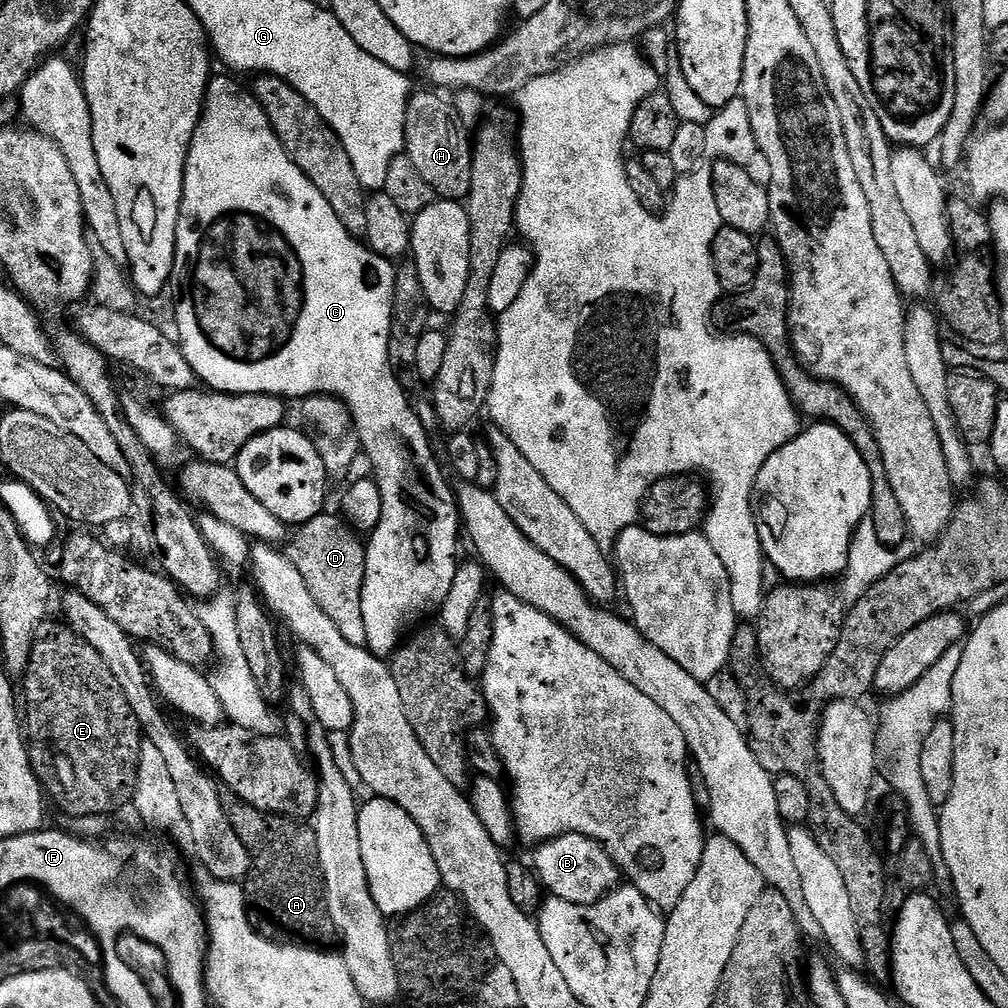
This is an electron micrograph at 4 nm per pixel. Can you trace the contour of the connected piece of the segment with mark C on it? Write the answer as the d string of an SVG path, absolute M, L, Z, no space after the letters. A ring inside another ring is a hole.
M213 75L208 82L208 91L204 98L204 111L201 115L198 126L192 135L192 145L188 147L188 160L184 164L184 193L182 194L182 206L180 207L180 217L178 218L178 230L176 231L176 270L174 273L175 283L180 283L180 301L176 304L176 328L180 331L178 335L178 343L180 349L186 354L186 362L190 362L192 371L195 372L197 381L203 382L205 380L207 387L214 392L270 392L273 394L279 393L281 390L279 380L284 380L285 397L296 396L295 398L303 398L306 396L337 396L341 402L350 410L350 414L356 423L356 429L360 435L360 447L366 455L370 456L370 462L373 463L372 476L374 483L378 486L378 490L382 494L382 518L378 522L378 526L370 533L370 539L366 544L366 551L368 557L366 558L366 578L362 586L362 618L366 622L366 638L367 649L373 656L381 658L388 658L395 653L396 649L402 643L402 637L409 631L408 627L412 624L412 619L415 616L424 616L428 611L439 609L440 605L444 603L446 594L450 594L450 586L454 586L454 574L458 567L458 559L456 560L456 539L462 536L462 519L456 503L456 494L453 491L453 485L450 483L449 477L445 475L445 469L442 467L441 461L436 459L430 448L430 435L423 429L422 423L419 422L418 417L414 414L414 410L408 401L409 393L400 385L400 380L396 377L396 372L392 369L392 364L388 361L388 339L392 336L392 320L394 321L394 282L392 276L396 273L393 261L386 257L377 256L368 247L367 243L361 242L357 237L348 233L346 226L342 226L342 222L338 222L338 214L334 214L334 209L331 208L330 202L326 202L326 198L322 198L322 193L318 191L318 186L314 186L314 182L310 182L310 178L306 178L306 174L302 174L302 170L298 170L298 166L286 154L286 150L282 146L282 142L278 142L278 138L272 129L270 118L266 118L266 114L262 110L262 106L257 102L255 96L247 87L243 88L240 84L235 84L228 76Z

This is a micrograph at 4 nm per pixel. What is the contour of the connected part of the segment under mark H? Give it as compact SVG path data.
M436 90L413 91L405 116L404 152L418 166L418 174L430 182L437 197L464 202L472 185L473 145L467 136L465 125L460 123L460 113L451 103L443 100Z

